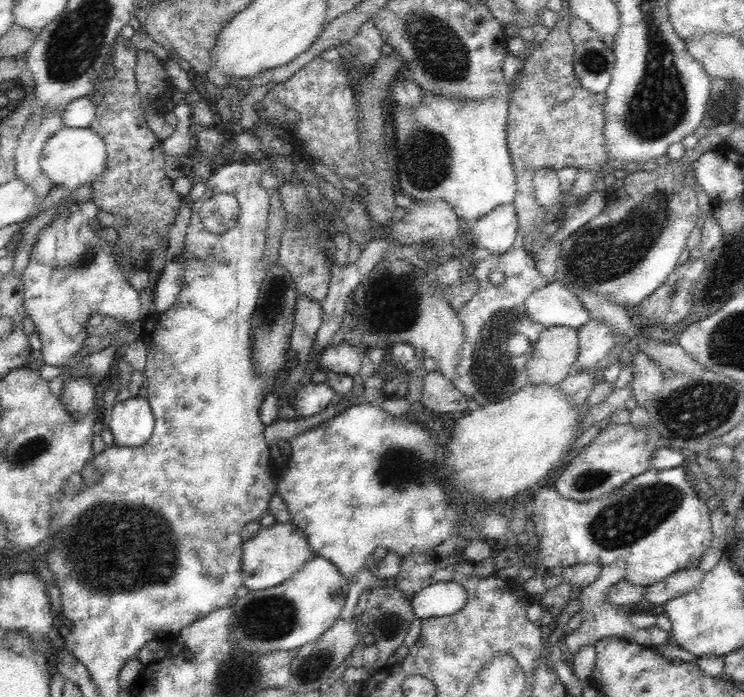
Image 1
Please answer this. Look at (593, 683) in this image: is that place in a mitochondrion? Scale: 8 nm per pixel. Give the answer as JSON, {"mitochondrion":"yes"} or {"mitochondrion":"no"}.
{"mitochondrion":"no"}

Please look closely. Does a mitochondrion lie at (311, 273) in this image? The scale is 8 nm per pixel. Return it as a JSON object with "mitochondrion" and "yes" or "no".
{"mitochondrion":"no"}

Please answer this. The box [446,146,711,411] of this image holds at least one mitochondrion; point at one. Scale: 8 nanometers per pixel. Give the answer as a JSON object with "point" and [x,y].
{"point":[634,236]}

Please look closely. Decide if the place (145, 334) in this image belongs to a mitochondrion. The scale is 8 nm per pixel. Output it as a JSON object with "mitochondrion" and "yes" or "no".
{"mitochondrion":"no"}

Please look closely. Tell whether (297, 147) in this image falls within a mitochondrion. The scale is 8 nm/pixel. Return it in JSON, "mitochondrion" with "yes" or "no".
{"mitochondrion":"no"}

